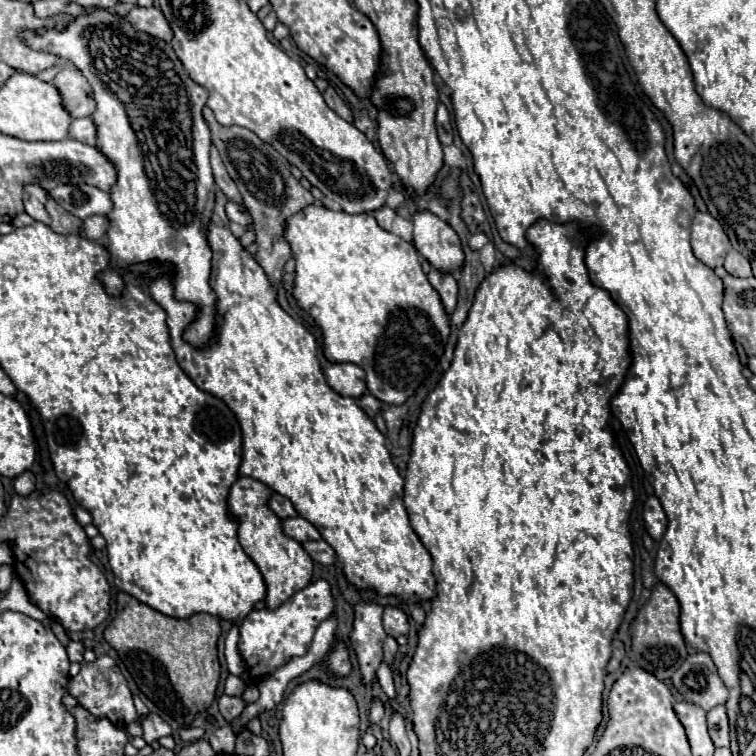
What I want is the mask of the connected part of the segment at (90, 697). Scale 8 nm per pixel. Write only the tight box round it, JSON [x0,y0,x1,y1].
[67,655,137,725]

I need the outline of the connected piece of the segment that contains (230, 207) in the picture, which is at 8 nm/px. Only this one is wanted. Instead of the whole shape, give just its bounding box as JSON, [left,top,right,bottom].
[225,201,253,227]

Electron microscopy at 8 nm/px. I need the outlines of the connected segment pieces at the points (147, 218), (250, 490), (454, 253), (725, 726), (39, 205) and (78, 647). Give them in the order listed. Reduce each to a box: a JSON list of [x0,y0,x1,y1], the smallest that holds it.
[[21,9,215,347],[229,477,313,609],[413,211,463,273],[707,705,729,747],[23,183,51,225],[67,641,85,663]]

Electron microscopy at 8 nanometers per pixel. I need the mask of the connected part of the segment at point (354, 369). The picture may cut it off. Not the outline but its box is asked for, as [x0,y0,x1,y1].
[325,363,367,399]

